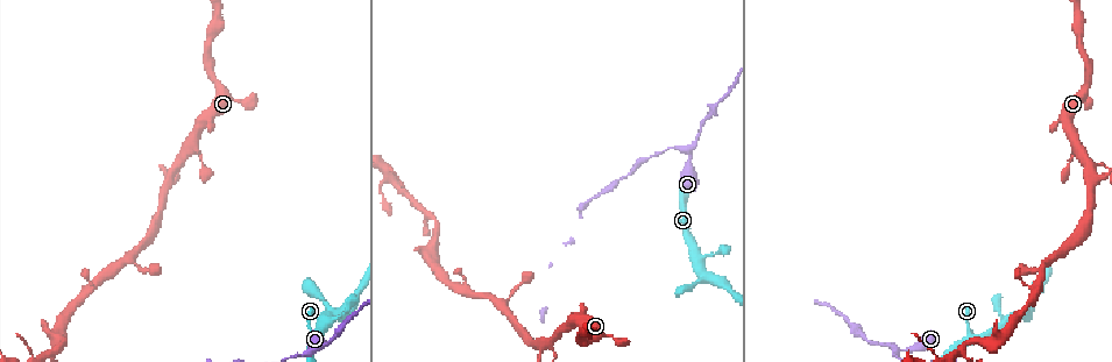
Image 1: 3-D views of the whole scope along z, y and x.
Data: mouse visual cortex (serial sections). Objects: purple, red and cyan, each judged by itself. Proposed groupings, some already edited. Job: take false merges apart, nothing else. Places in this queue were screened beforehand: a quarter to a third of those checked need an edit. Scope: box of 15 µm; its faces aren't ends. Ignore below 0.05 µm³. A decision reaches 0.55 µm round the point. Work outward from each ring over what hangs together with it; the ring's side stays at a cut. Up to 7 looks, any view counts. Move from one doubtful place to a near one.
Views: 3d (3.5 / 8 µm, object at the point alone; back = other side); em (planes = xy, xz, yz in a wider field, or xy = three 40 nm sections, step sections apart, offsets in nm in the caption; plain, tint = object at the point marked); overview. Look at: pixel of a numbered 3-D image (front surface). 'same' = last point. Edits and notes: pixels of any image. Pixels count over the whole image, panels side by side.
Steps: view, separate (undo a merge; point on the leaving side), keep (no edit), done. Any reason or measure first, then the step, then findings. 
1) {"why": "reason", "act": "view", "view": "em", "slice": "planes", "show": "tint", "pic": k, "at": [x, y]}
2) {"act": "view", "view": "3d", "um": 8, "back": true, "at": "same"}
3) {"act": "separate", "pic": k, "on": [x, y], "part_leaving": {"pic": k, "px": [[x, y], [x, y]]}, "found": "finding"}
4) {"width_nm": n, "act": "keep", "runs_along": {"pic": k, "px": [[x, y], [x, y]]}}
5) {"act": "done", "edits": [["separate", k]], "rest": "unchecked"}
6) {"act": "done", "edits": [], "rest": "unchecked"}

{"why": "sudden change in width", "act": "view", "view": "3d", "um": 8, "pic": 1, "at": [689, 153]}

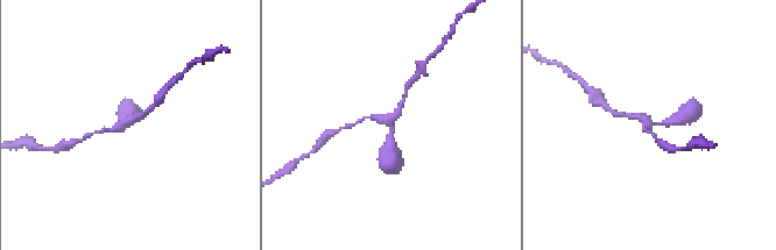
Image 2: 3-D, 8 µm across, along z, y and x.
{"why": "need the tissue", "act": "view", "view": "em", "slice": "xy", "step": 2, "show": "tint", "pic": 2, "at": [131, 124]}

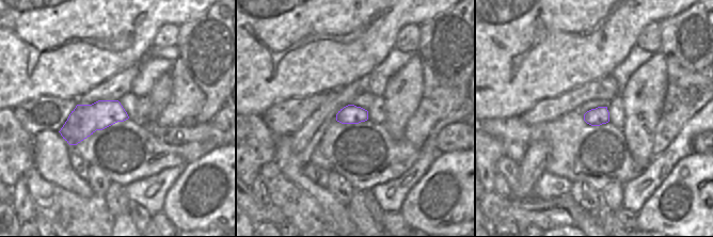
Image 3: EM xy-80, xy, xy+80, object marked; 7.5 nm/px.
{"arm_widths_nm": [150, 200, 400], "act": "keep", "runs_along": {"pic": 2, "px": [[390, 157], [392, 127], [378, 118], [360, 120]]}, "found": "all the same cell"}

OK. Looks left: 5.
{"why": "four or more arms meet", "act": "view", "view": "3d", "um": 3.5, "pic": 1, "at": [1089, 176]}

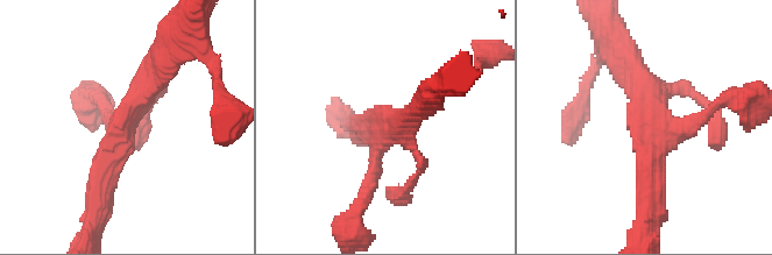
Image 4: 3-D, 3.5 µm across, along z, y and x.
{"arms": 4, "arm_widths_nm": [150, 200, 350, 350], "act": "view", "view": "em", "slice": "xy", "step": 3, "show": "tint", "pic": 4, "at": [651, 122]}

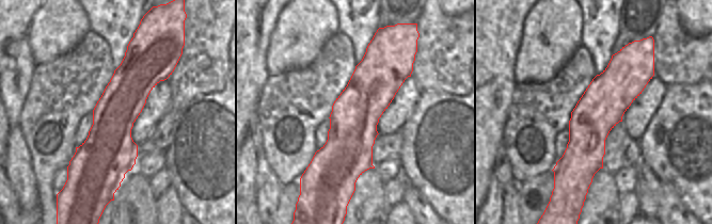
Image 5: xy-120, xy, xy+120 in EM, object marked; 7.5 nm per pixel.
{"act": "keep", "runs_along": {"pic": 5, "px": [[374, 45], [347, 184]]}, "found": "continuous, no second cell"}

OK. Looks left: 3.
{"why": "sharp bend", "act": "view", "view": "3d", "um": 8, "pic": 1, "at": [960, 352]}

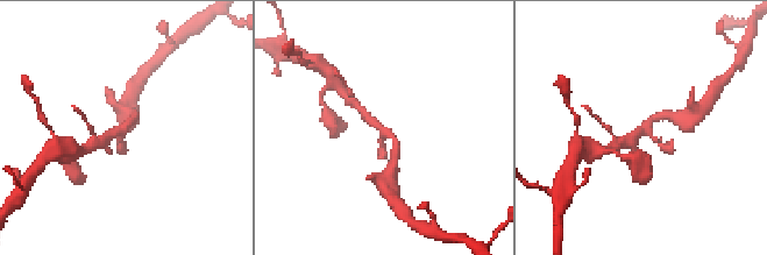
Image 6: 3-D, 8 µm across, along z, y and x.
{"why": "shape alone is not enough", "act": "view", "view": "em", "slice": "xy", "step": 1, "show": "tint", "pic": 6, "at": [124, 127]}

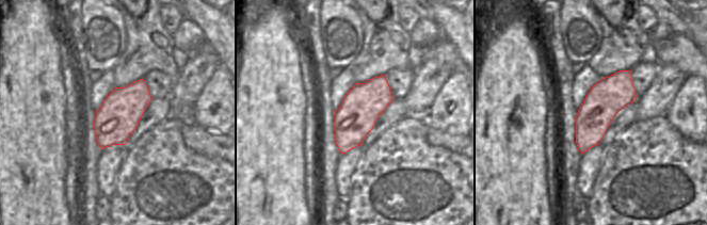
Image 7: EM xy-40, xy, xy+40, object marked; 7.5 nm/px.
{"act": "keep", "runs_along": {"pic": 6, "px": [[395, 157], [393, 137], [361, 110]]}, "found": "one cell here"}

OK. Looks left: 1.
{"act": "done", "edits": [], "rest": "unchecked"}

